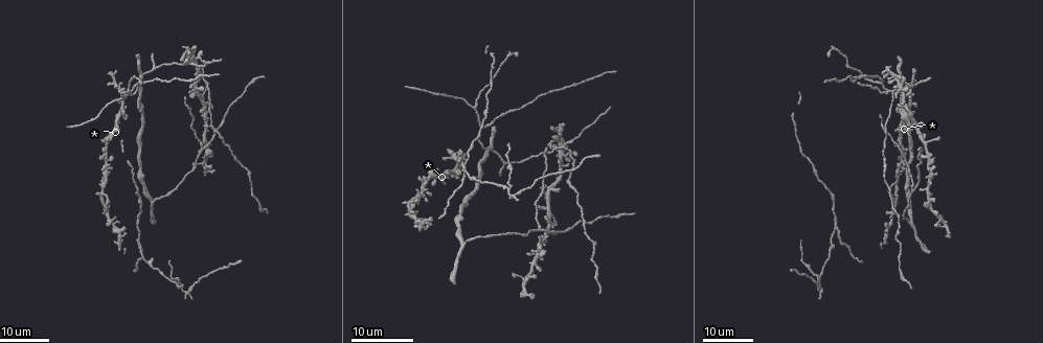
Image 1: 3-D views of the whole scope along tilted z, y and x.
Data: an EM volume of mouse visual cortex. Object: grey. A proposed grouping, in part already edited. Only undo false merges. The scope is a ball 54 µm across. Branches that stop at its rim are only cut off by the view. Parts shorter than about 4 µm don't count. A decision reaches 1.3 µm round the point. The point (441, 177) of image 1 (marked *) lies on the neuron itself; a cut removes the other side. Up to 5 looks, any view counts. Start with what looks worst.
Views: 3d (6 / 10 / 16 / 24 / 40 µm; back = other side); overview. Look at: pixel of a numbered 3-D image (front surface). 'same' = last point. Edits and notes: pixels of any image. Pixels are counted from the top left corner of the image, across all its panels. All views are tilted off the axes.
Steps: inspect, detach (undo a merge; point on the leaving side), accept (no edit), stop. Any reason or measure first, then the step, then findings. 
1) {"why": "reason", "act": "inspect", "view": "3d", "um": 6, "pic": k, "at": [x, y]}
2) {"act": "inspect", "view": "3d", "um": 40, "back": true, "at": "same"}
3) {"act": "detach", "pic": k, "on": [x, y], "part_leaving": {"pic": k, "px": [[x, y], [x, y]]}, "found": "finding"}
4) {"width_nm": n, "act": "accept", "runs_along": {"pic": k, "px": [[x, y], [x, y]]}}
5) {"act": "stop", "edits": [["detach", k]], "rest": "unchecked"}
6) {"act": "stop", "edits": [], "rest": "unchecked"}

{"why": "two arms in line, one across", "act": "inspect", "view": "3d", "um": 16, "pic": 1, "at": [140, 247]}

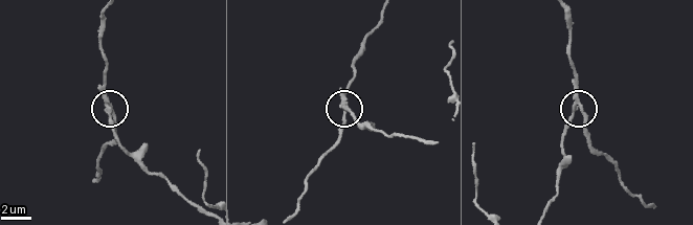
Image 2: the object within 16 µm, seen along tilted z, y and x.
{"why": "closer look", "act": "inspect", "view": "3d", "um": 6, "pic": 2, "at": [575, 108]}

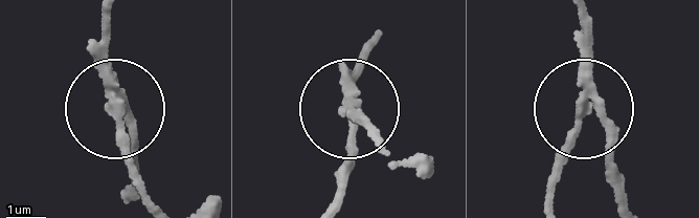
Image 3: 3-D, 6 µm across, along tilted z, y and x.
{"width_nm": 210, "act": "detach", "pic": 3, "on": [123, 131], "part_leaving": {"pic": 3, "px": [[102, 80], [134, 177], [157, 208]]}, "found": "a second neuron is stuck on"}

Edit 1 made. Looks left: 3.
{"why": "three-way junction", "act": "inspect", "view": "3d", "um": 16, "pic": 1, "at": [539, 231]}

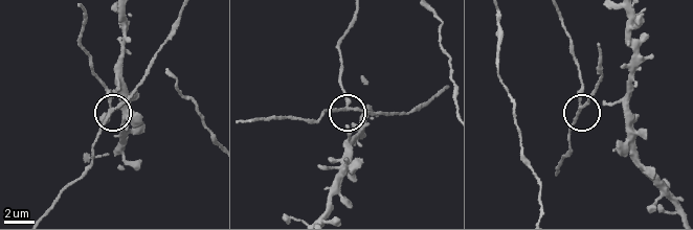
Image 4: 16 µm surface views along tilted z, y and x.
{"why": "closer look", "act": "inspect", "view": "3d", "um": 6, "pic": 4, "at": [112, 108]}

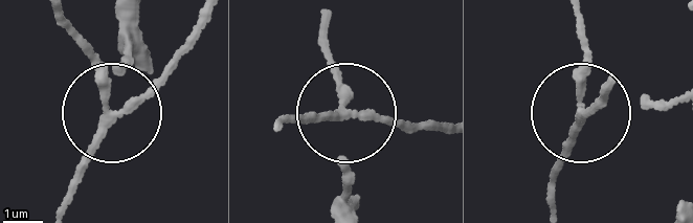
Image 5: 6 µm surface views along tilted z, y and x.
{"width_nm": 200, "act": "accept", "runs_along": {"pic": 5, "px": [[281, 120], [343, 110], [352, 92], [335, 63]]}, "found": "one neuron here"}

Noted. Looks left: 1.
{"act": "stop", "edits": [["detach", 3]], "rest": "unchecked"}

